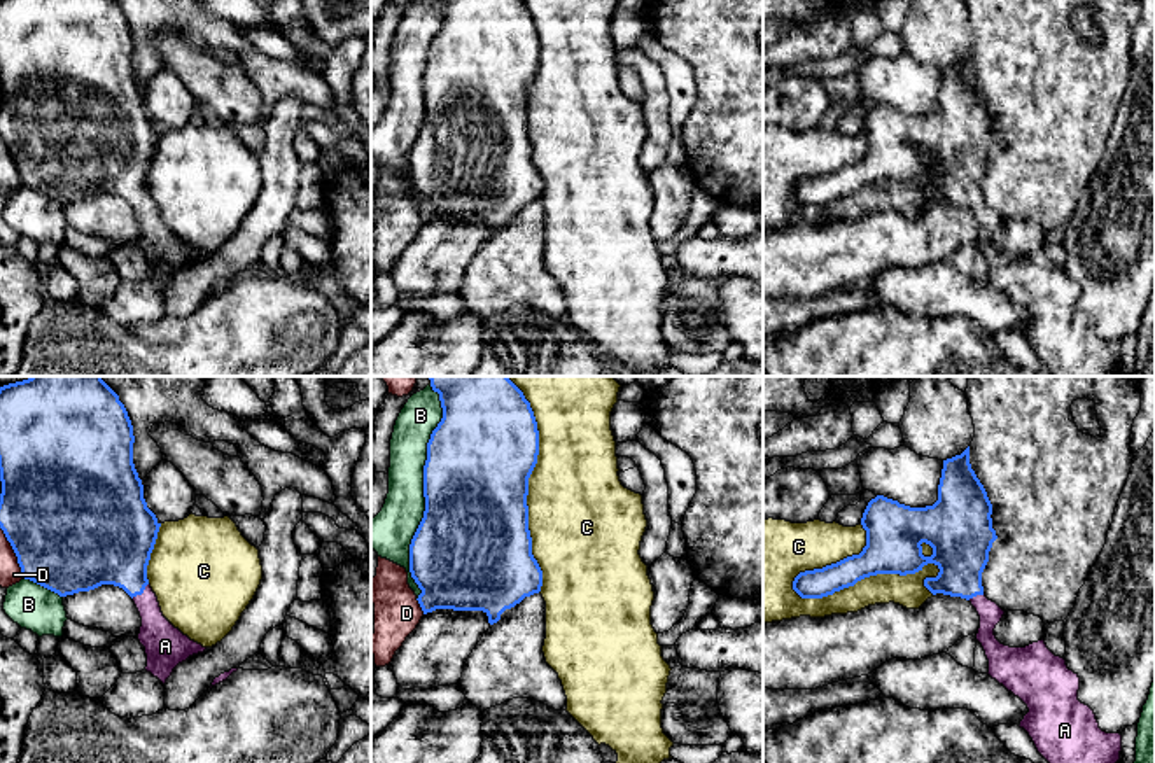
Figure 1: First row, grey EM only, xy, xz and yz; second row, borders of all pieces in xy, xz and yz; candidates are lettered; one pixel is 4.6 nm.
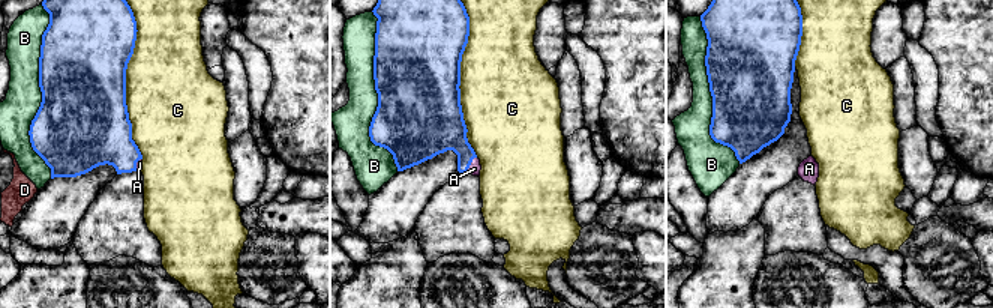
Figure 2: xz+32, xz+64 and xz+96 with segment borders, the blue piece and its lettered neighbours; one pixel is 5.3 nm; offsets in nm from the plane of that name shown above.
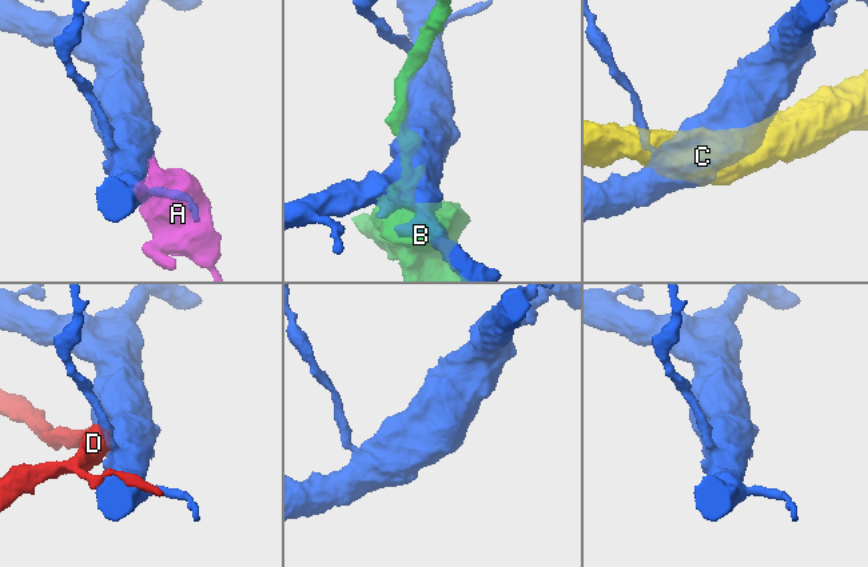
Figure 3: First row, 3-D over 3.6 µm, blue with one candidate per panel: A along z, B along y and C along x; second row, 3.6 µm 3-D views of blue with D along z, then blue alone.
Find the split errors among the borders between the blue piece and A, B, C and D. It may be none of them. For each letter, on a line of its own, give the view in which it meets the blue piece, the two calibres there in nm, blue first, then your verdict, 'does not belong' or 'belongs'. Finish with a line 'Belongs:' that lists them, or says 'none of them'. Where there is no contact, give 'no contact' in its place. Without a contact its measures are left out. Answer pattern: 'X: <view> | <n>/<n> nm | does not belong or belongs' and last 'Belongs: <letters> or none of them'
A: xy | 340/180 nm | belongs
B: xz | 480/200 nm | does not belong
C: yz | 260/150 nm | does not belong
D: xy | 500/100 nm | does not belong
Belongs: A

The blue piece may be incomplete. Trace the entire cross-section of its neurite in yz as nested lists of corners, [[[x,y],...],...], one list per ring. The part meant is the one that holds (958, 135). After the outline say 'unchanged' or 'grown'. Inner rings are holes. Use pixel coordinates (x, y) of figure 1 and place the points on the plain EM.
[[[968,54],[961,63],[943,68],[938,108],[933,114],[910,116],[877,103],[868,110],[861,126],[866,138],[863,159],[822,177],[800,180],[793,189],[793,198],[802,206],[822,206],[870,184],[906,184],[934,172],[940,180],[936,186],[926,186],[924,194],[933,203],[966,206],[976,217],[980,224],[976,248],[989,268],[987,282],[1027,313],[1029,320],[1018,334],[1029,341],[1038,360],[1054,376],[1113,376],[1120,368],[1122,343],[1102,340],[1094,318],[1078,308],[1080,285],[1068,276],[1066,268],[1055,264],[1043,247],[1026,256],[1010,256],[994,243],[1004,219],[985,205],[982,194],[982,180],[992,150],[998,147],[990,122],[992,112],[971,77]]]; grown

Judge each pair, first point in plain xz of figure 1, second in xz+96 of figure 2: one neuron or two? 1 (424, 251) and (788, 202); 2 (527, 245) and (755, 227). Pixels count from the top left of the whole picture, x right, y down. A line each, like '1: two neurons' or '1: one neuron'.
1: two neurons
2: two neurons

